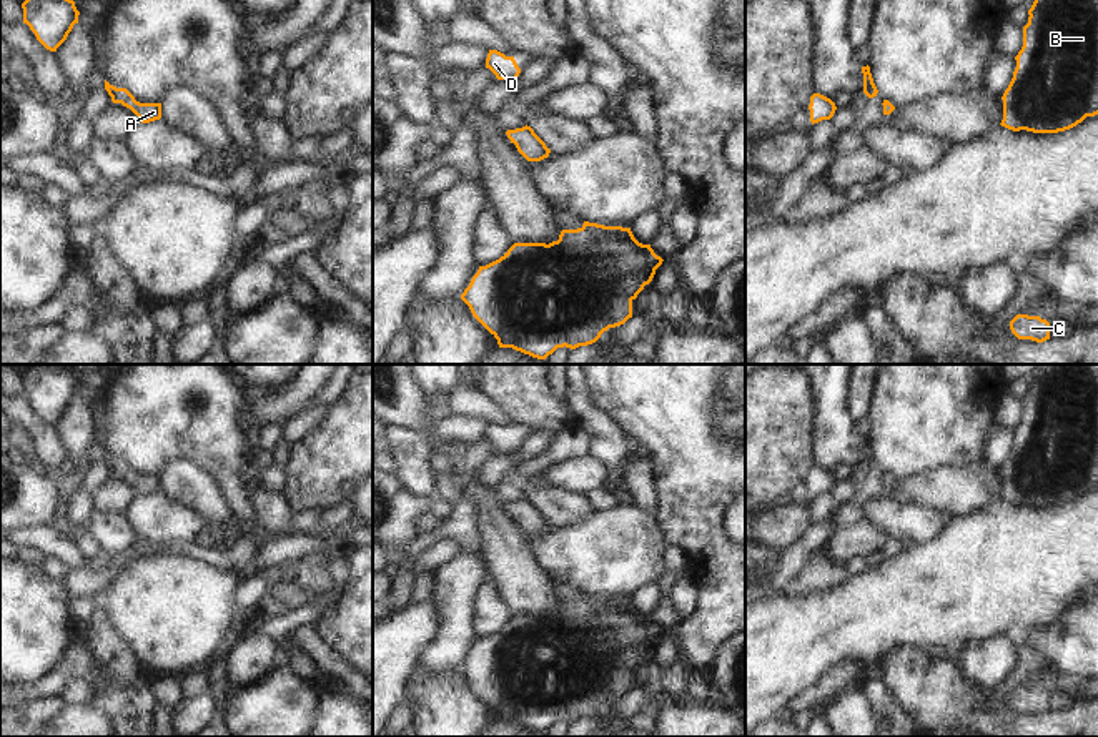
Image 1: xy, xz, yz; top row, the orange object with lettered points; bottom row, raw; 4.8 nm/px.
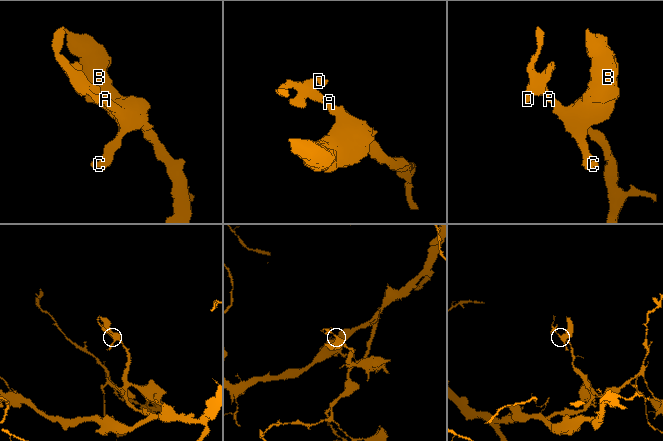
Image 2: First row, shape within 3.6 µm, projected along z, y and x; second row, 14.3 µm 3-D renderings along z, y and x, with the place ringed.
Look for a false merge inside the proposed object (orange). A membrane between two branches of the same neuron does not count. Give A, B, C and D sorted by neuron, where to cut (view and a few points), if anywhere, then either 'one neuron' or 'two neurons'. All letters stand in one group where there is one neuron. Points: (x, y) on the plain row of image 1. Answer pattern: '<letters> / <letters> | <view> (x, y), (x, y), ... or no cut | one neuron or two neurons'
A B C D | no cut | one neuron

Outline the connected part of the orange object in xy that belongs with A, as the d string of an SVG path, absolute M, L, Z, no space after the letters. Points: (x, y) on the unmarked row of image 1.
M105 453L105 462L113 476L121 476L130 481L141 496L150 496L161 491L161 476L140 476L126 461L116 461Z

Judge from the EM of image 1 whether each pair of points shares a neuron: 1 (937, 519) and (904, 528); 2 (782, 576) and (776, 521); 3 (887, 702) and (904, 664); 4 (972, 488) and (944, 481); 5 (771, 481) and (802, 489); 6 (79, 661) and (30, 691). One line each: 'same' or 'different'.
1: same
2: different
3: different
4: same
5: different
6: same

